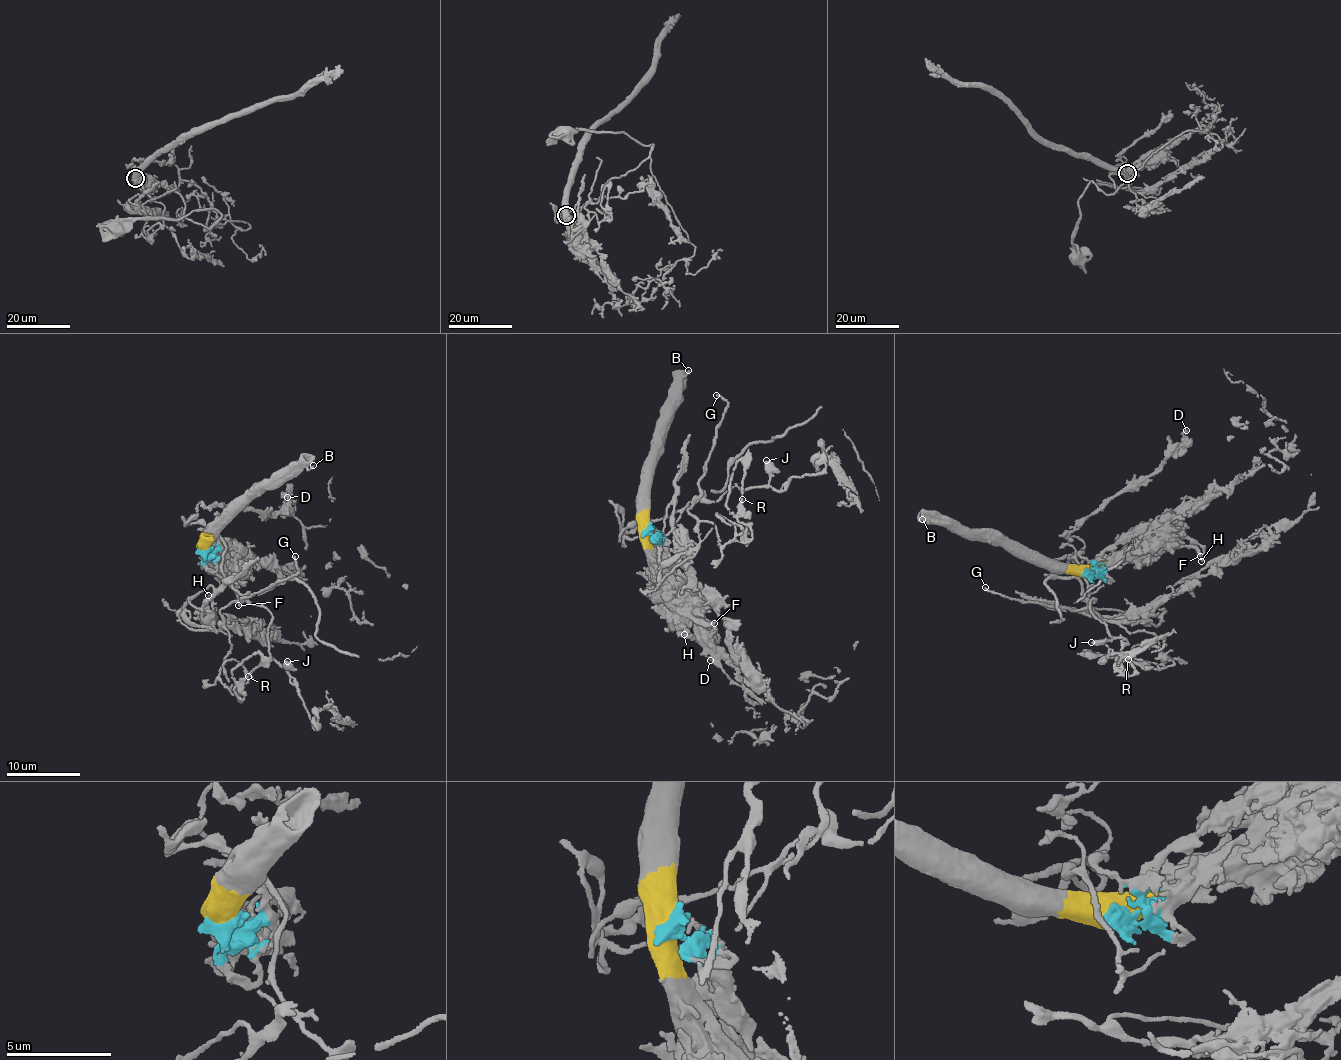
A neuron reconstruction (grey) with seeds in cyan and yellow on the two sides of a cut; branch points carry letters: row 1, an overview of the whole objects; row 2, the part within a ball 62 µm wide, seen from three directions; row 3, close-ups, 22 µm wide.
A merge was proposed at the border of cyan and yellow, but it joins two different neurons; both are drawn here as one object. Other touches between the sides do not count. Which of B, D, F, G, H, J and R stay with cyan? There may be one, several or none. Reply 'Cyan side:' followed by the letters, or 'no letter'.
Cyan side: D, G, J, R

